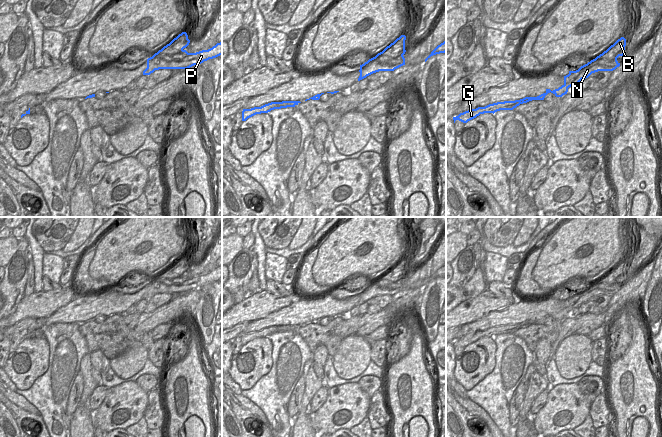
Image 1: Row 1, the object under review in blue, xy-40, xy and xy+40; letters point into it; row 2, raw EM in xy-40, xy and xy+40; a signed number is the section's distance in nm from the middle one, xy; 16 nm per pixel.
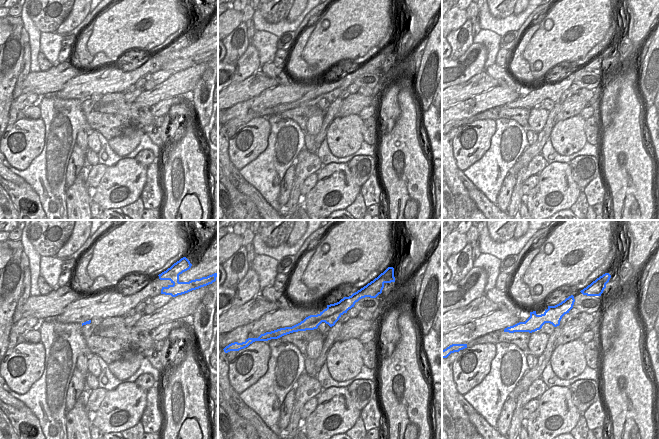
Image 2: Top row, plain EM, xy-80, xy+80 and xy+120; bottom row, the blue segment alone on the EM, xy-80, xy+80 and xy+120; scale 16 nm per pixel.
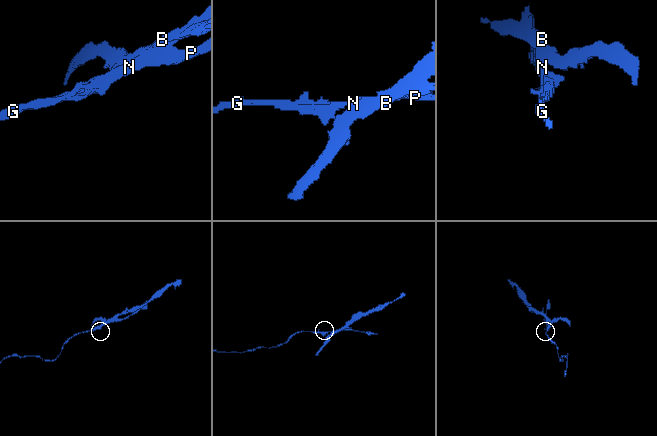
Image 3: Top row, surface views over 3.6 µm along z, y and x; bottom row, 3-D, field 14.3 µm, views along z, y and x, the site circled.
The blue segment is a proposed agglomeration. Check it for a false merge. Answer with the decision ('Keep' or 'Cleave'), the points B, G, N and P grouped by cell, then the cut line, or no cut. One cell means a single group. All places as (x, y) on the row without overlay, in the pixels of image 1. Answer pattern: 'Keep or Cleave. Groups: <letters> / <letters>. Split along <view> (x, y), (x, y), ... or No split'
Cleave. Groups: B / G N P. Split along xy (402, 279), (396, 281), (375, 281).

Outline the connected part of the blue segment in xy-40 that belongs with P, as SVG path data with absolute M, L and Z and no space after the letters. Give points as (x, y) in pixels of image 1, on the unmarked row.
M222 266L208 274L196 277L188 277L186 274L178 278L160 278L157 276L147 283L147 292L143 295L143 299L150 299L159 293L188 293L220 279L222 279Z

